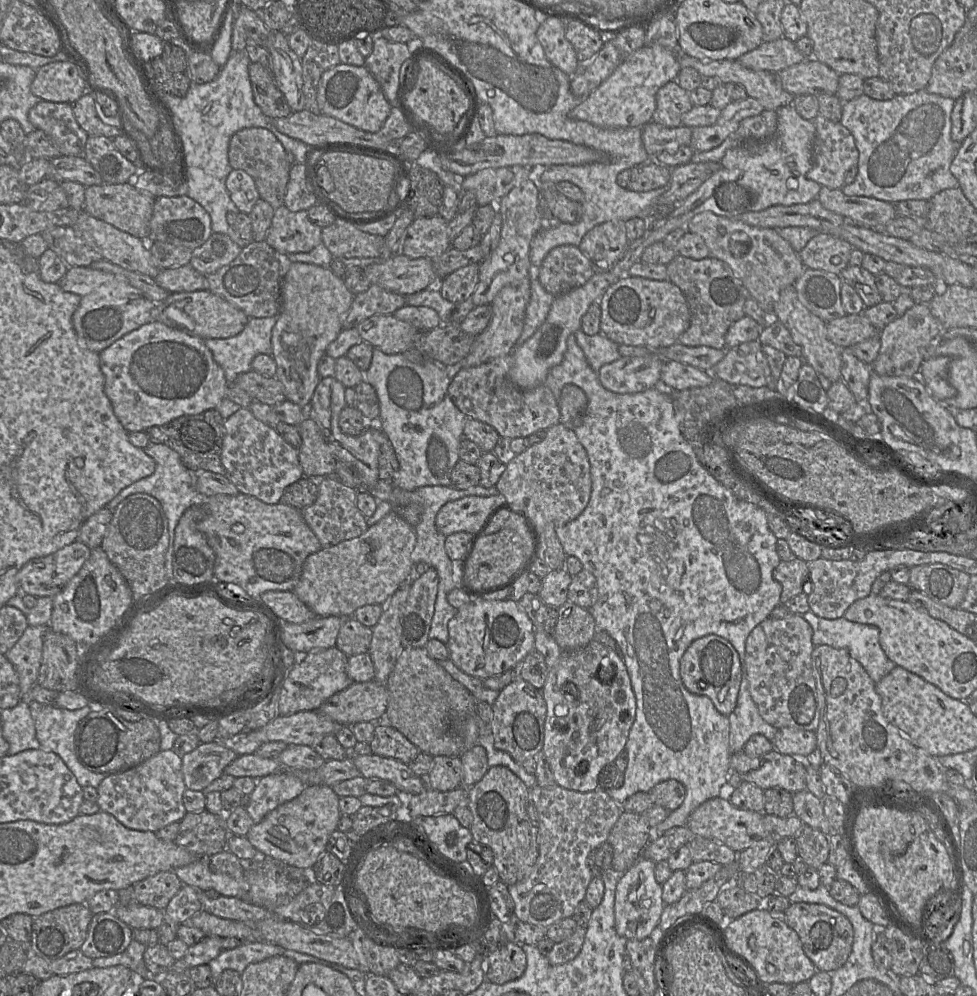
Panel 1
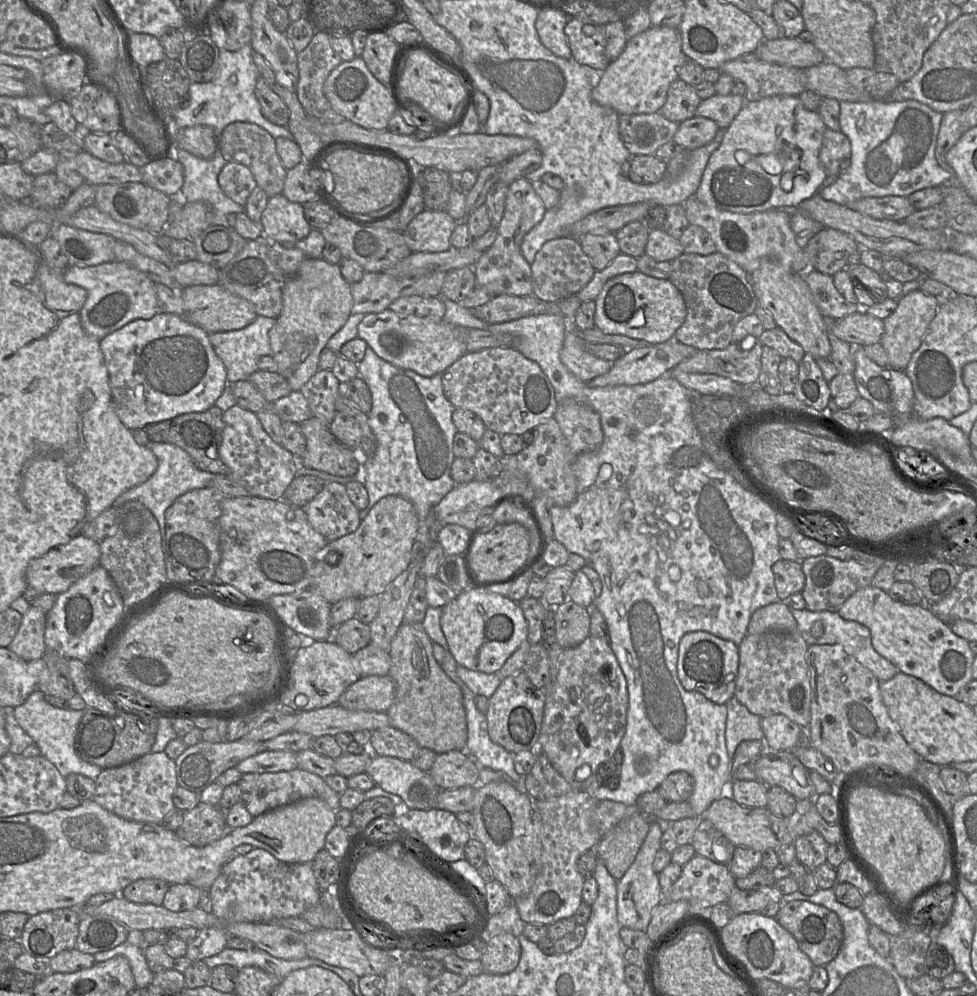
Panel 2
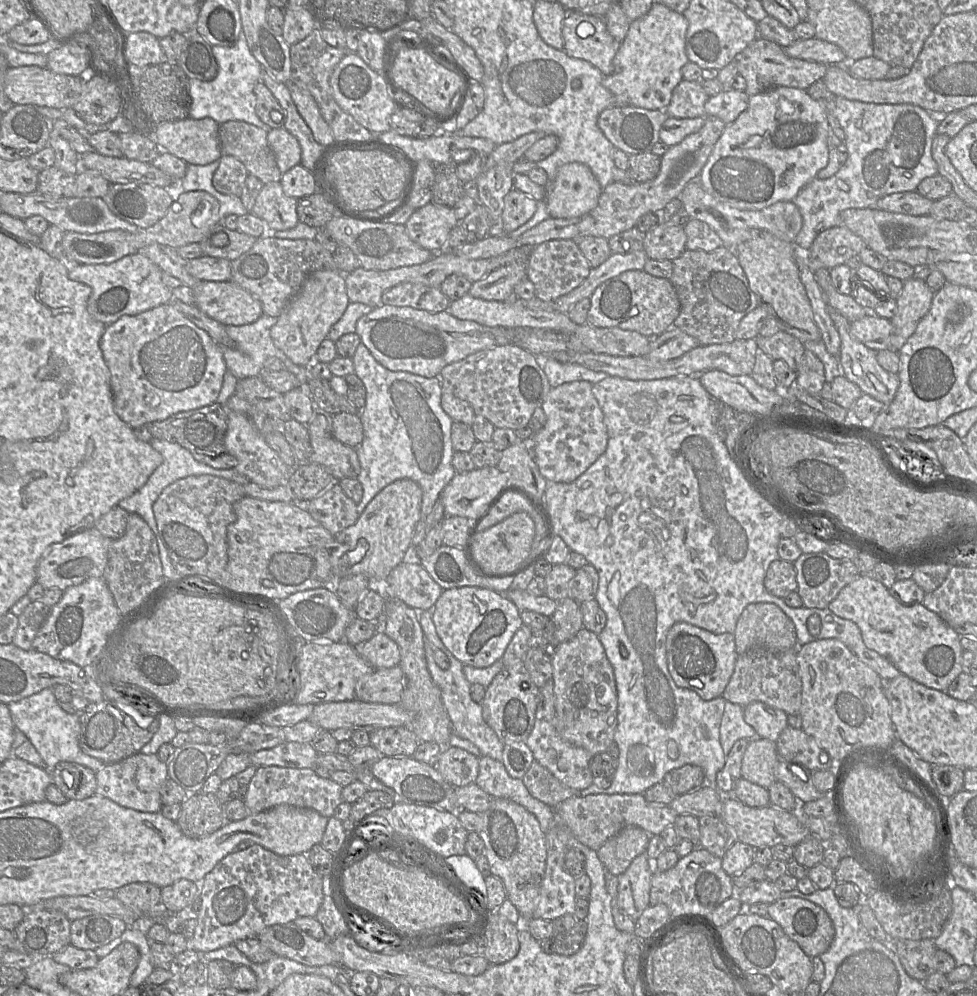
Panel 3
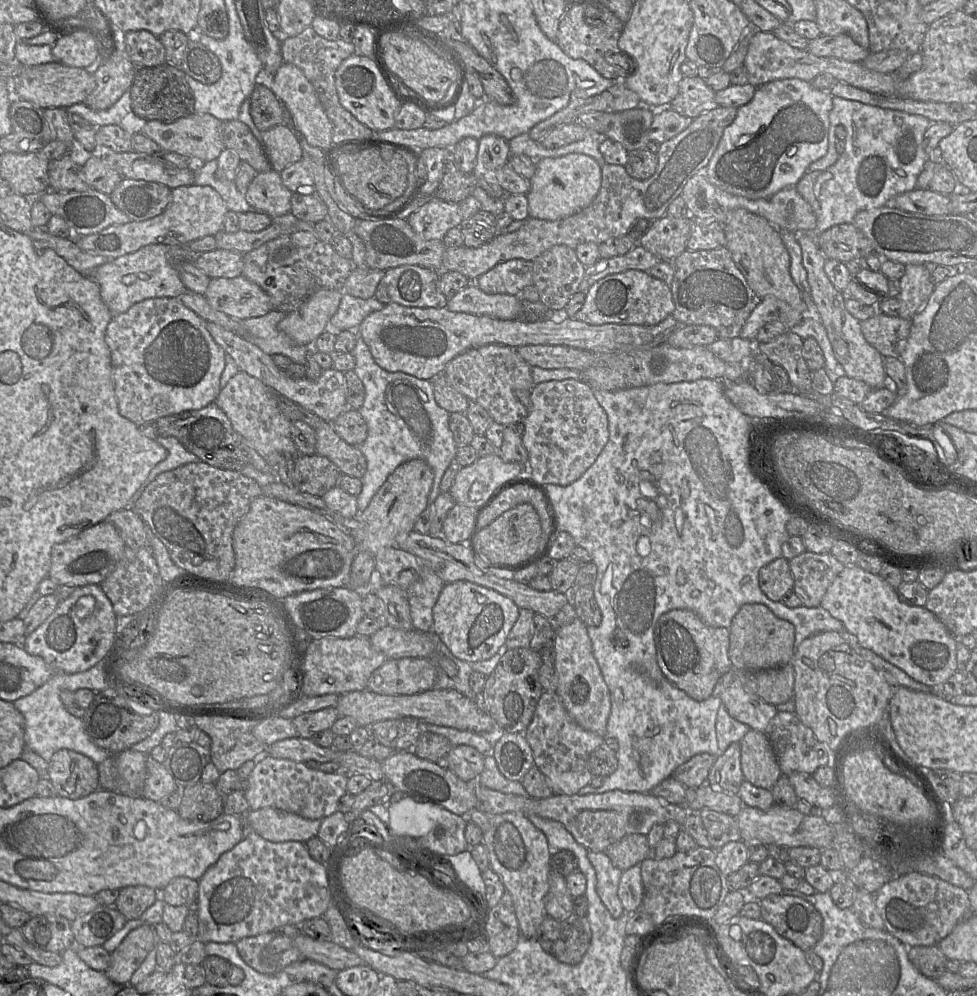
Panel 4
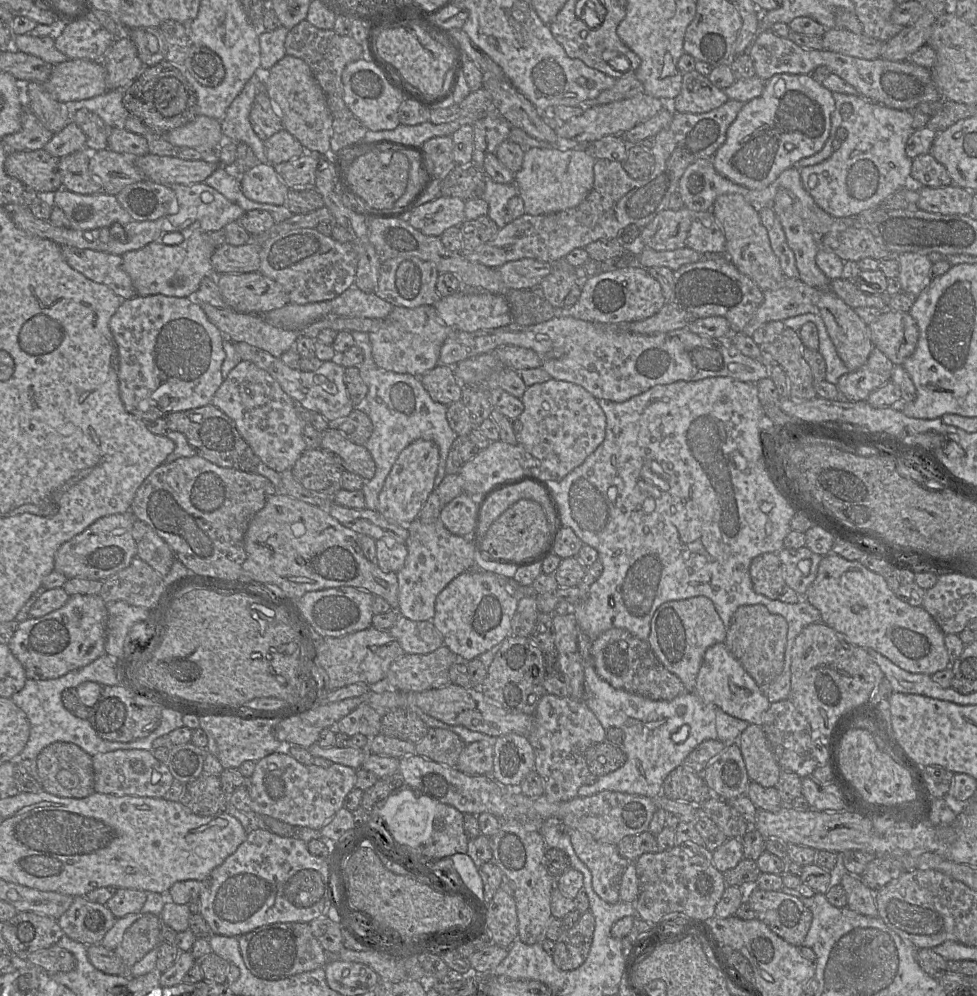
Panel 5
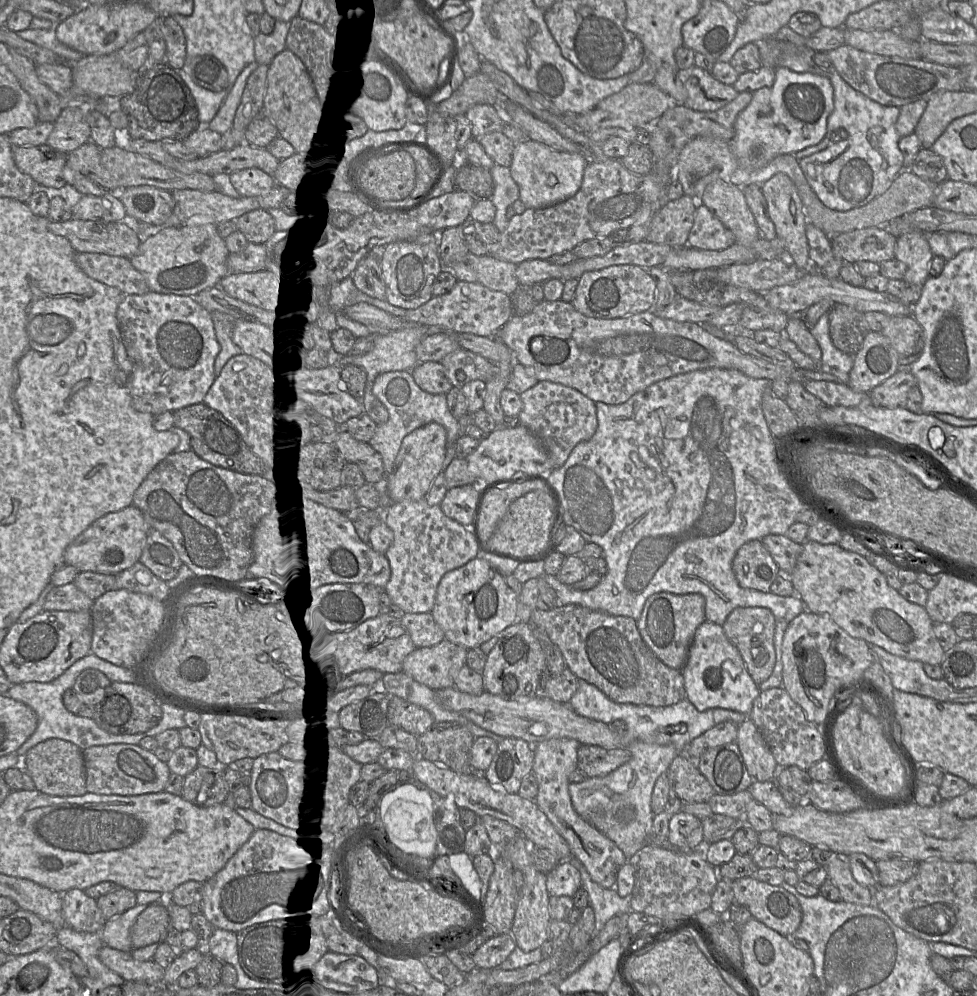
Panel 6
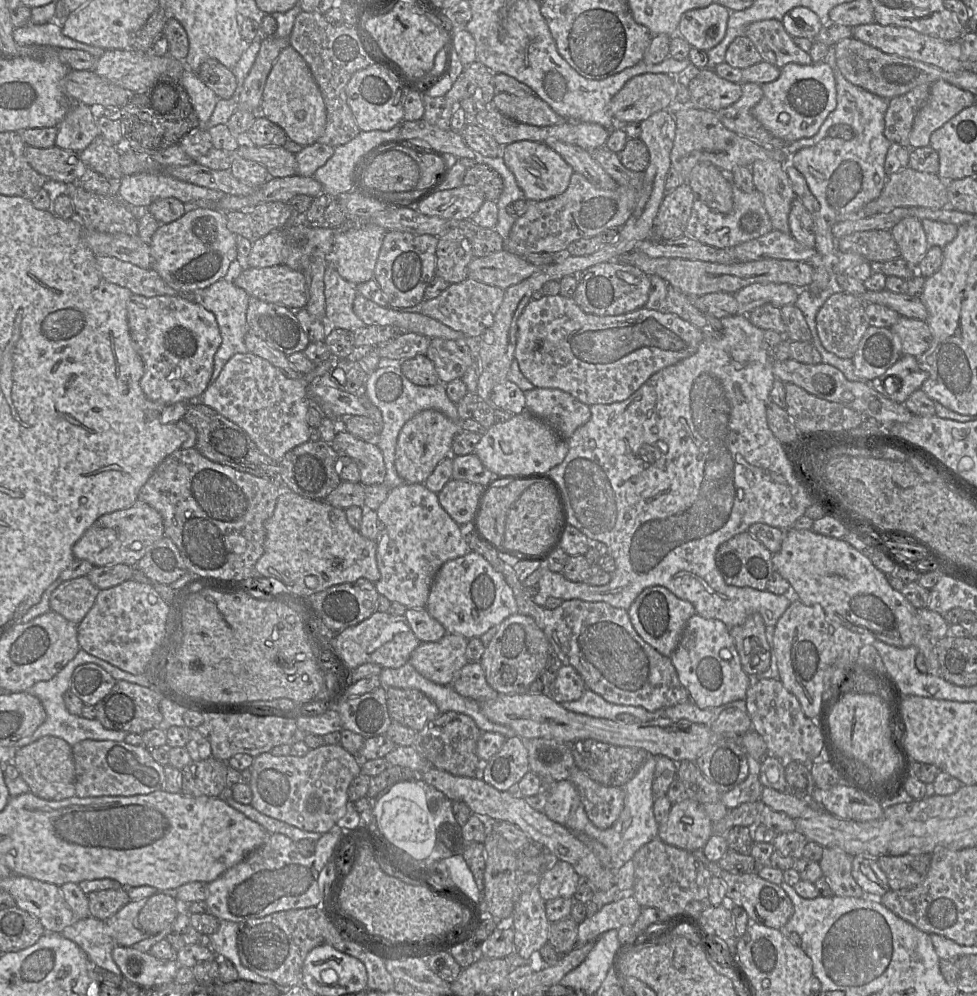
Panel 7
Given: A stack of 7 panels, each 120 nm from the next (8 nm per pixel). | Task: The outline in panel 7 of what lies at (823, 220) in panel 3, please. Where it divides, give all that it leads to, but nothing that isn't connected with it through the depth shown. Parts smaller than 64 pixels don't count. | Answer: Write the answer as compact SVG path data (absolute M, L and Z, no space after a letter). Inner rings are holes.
M835 46L828 47L825 63L832 69L836 81L836 108L813 137L789 143L786 153L789 164L803 175L811 193L818 200L821 216L828 223L834 224L848 220L848 215L877 199L887 182L884 164L891 142L885 137L884 128L889 100L846 80L836 63ZM838 124L846 124L852 128L851 140L827 136L829 128Z

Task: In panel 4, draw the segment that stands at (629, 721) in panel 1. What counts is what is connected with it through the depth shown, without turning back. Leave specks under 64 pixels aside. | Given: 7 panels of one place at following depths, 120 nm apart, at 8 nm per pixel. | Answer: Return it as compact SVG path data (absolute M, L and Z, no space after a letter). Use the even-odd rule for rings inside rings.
M576 617L571 623L556 627L553 638L554 668L558 675L556 693L561 698L571 718L586 730L606 736L607 721L611 711L609 689L593 655L587 626Z

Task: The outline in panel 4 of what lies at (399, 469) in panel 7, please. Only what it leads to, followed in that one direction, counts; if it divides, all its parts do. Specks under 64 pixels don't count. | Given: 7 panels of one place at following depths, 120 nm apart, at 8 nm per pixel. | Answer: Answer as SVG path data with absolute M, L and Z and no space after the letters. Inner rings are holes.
M413 459L399 465L378 489L363 512L352 519L352 528L346 529L353 538L356 553L367 551L375 556L379 549L396 547L409 532L420 514L428 506L434 472L421 459Z

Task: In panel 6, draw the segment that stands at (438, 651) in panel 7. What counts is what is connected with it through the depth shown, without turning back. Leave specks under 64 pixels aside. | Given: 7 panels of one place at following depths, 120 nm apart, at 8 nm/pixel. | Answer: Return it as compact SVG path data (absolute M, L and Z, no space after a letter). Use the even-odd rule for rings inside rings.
M447 639L430 647L415 648L403 661L402 671L417 682L435 690L454 686L461 668L466 664L467 649Z

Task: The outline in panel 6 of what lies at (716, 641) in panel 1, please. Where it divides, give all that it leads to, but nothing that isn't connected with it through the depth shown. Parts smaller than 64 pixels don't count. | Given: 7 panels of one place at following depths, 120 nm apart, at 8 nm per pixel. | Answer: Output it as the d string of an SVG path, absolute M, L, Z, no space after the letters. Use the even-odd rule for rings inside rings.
M658 592L646 600L636 625L643 641L665 665L682 670L695 631L705 621L705 598L701 594Z

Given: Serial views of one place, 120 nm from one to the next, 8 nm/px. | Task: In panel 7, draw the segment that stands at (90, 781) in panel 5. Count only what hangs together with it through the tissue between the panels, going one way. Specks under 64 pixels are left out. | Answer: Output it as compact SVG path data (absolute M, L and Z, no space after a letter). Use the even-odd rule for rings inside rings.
M44 736L17 750L13 765L29 786L29 792L48 801L60 801L75 796L75 765L72 746L55 736Z

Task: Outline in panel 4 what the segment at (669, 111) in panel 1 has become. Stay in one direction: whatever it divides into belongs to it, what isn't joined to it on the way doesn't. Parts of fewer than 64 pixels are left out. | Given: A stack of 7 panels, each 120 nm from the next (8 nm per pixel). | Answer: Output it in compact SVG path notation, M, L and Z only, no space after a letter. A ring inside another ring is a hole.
M699 76L683 77L670 108L682 116L696 118L718 107L713 91Z

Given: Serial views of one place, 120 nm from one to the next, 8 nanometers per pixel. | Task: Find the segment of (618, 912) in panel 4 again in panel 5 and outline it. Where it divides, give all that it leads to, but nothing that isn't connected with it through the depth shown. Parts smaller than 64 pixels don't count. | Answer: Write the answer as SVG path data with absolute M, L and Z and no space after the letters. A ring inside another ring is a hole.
M574 828L566 829L576 855L591 872L595 893L608 903L620 901L621 878L631 862L619 854L616 845L599 842Z

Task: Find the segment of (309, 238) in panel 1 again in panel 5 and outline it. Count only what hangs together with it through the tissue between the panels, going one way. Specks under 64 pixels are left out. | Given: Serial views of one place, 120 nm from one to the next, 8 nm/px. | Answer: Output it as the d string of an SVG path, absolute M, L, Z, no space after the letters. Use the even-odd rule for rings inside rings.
M258 163L244 173L240 173L239 181L246 198L259 203L286 205L289 188L270 163Z

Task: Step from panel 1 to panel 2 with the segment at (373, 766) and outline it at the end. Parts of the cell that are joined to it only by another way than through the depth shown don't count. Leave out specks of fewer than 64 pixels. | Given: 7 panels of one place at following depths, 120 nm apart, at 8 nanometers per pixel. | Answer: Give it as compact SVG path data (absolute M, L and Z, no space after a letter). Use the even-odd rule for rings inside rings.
M373 756L365 772L384 791L399 796L406 809L435 808L440 789L429 772L416 768L410 761Z

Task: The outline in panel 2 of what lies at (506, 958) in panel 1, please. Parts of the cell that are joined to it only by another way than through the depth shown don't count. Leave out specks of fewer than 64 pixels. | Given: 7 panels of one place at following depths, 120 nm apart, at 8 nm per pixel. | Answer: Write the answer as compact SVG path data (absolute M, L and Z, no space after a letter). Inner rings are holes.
M501 933L489 938L481 955L482 973L507 974L513 971L520 960L521 945L518 938L509 933Z

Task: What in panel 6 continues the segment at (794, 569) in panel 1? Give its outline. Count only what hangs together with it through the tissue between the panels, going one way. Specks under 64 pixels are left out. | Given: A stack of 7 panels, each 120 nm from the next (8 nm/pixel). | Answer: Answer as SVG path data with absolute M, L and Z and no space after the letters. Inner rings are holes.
M759 539L744 543L736 552L732 569L741 587L770 592L779 567Z

